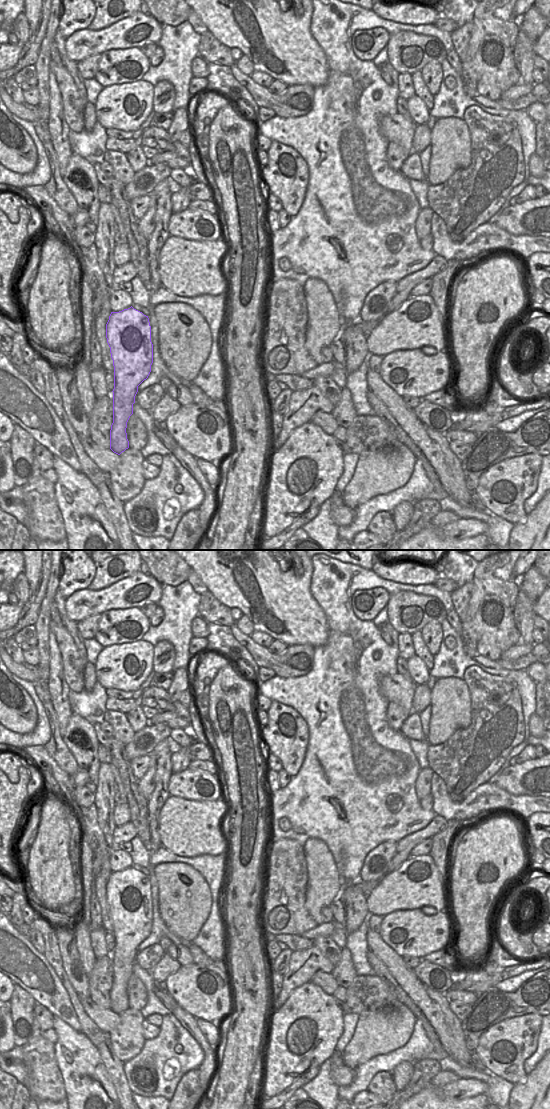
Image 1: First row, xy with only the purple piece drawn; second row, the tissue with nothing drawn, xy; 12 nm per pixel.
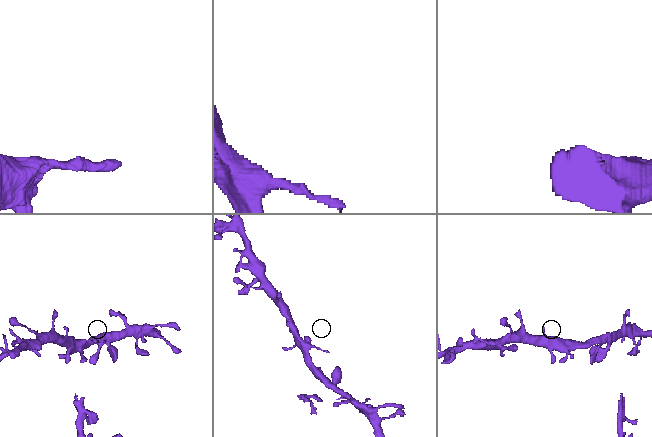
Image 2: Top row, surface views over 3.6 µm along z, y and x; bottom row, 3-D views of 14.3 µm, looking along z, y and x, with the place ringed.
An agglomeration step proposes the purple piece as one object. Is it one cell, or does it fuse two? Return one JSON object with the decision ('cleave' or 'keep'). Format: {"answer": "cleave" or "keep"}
{"answer": "keep"}

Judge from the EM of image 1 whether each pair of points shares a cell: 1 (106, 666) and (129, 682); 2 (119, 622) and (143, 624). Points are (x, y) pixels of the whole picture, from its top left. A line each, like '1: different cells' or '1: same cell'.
1: same cell
2: same cell

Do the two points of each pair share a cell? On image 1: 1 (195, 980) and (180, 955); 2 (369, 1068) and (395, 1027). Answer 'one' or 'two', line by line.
1: two
2: two

